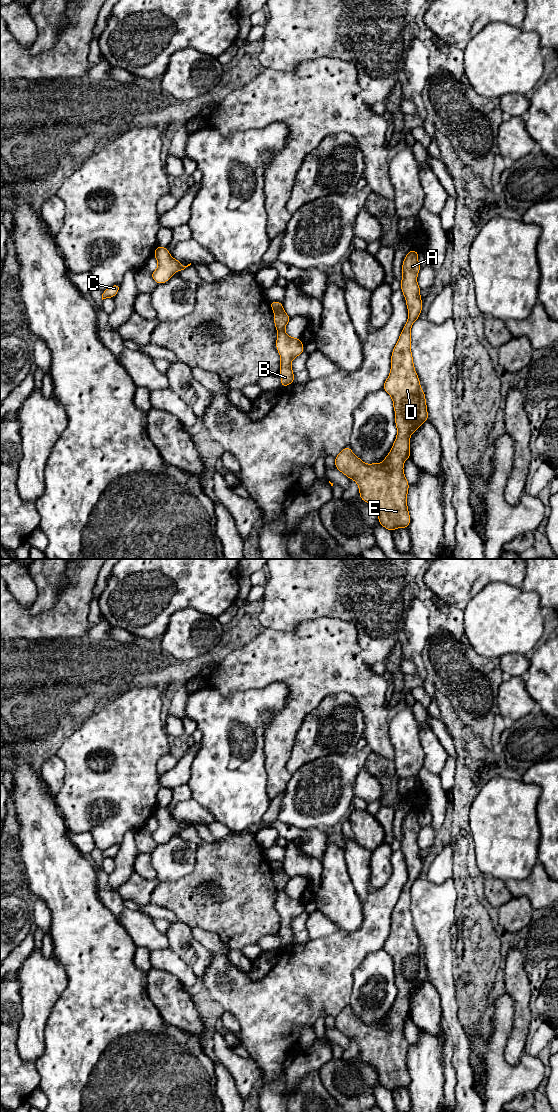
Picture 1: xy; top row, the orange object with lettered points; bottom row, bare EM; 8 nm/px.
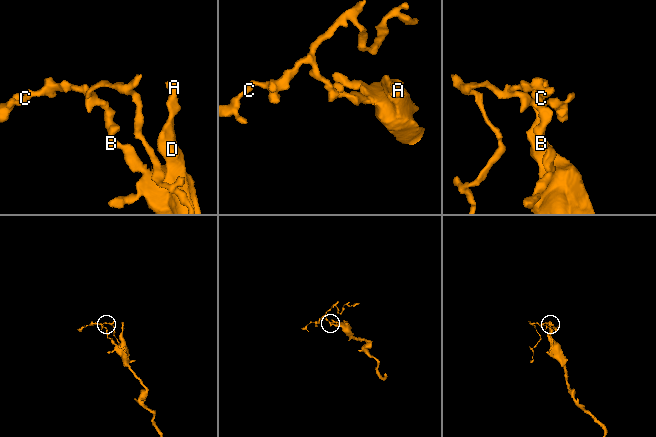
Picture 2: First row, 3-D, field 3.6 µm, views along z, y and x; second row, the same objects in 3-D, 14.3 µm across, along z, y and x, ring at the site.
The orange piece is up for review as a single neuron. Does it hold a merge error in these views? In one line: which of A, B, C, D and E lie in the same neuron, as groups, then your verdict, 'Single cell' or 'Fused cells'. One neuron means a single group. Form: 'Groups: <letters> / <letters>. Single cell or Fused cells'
Groups: A B D E / C. Fused cells

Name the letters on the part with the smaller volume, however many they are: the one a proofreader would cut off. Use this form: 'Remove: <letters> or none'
Remove: C

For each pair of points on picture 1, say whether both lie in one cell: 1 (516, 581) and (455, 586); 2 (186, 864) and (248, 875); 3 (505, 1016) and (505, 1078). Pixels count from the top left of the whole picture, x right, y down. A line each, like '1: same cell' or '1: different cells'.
1: same cell
2: different cells
3: same cell

